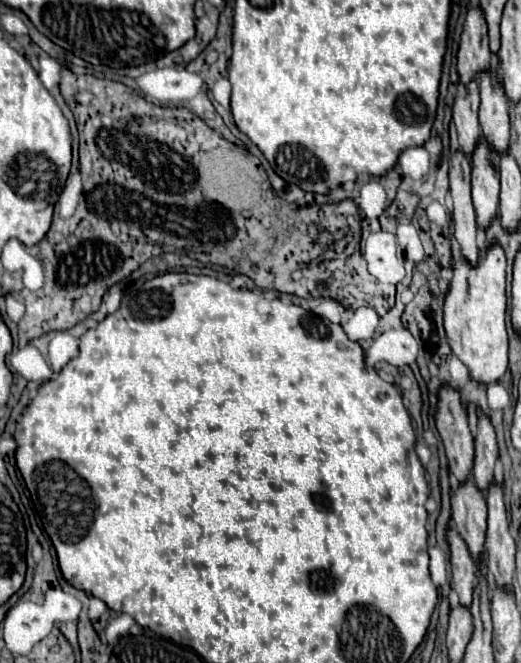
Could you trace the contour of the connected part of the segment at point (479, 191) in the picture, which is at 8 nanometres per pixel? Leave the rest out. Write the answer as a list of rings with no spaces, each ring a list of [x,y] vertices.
[[[480,135],[472,163],[472,201],[476,209],[476,221],[482,229],[488,227],[492,217],[498,213],[498,193],[500,193],[500,171],[498,153],[488,145],[486,137]]]

